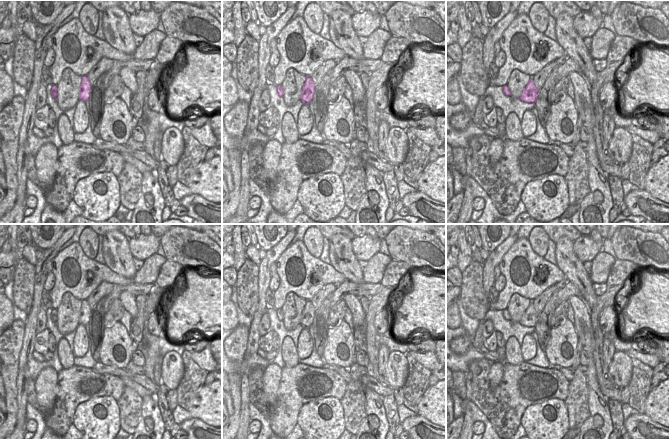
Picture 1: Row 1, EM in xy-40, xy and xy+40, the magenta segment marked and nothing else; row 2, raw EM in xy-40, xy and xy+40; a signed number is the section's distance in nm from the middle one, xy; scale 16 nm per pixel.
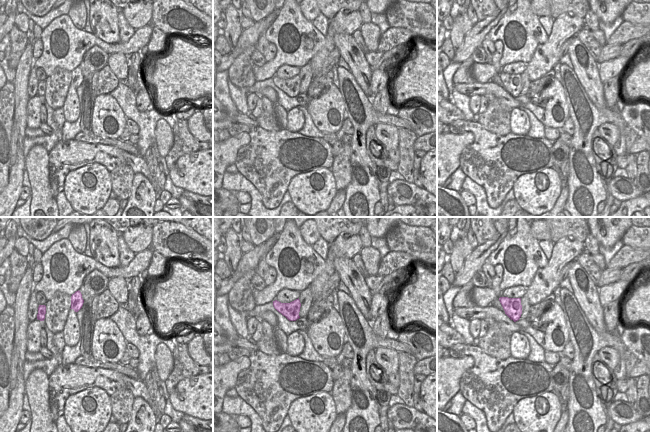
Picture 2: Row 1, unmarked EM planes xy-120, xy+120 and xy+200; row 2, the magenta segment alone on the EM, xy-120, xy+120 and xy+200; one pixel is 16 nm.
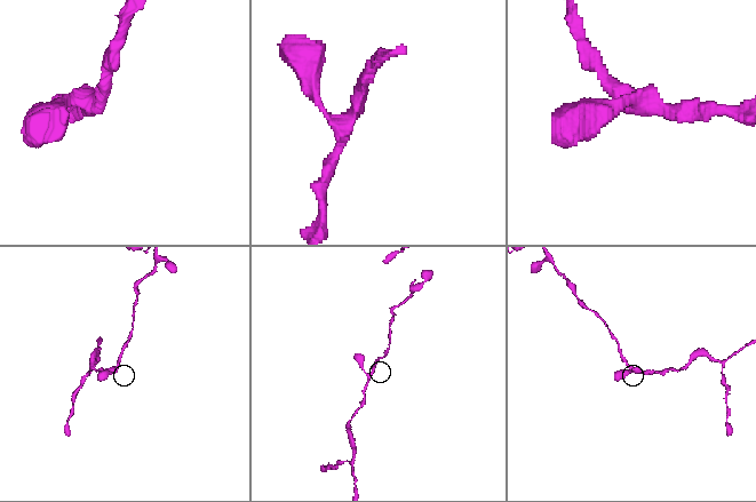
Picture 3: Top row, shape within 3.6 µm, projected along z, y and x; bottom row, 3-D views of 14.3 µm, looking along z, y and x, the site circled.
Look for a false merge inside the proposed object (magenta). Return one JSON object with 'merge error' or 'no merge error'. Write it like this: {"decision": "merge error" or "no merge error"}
{"decision": "no merge error"}

